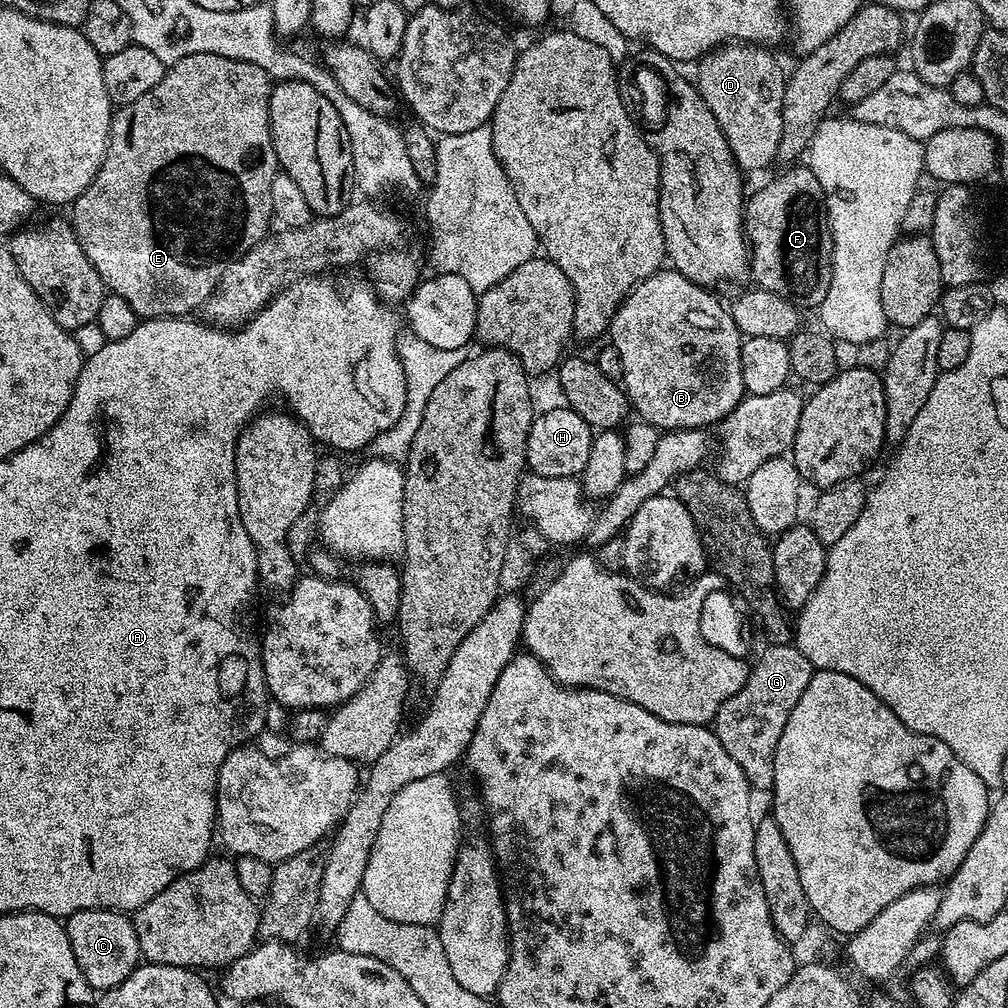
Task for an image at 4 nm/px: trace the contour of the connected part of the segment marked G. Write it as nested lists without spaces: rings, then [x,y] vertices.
[[[791,643],[786,645],[769,644],[765,652],[751,665],[746,682],[738,694],[726,698],[716,711],[714,731],[722,750],[734,758],[748,779],[749,789],[771,789],[774,782],[774,758],[782,730],[790,718],[790,710],[798,706],[802,690],[810,682],[813,674],[812,663]]]

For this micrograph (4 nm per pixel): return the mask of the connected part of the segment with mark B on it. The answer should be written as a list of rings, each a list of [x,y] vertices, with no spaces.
[[[661,270],[654,273],[653,276],[648,276],[640,284],[637,284],[624,297],[624,301],[620,303],[619,308],[616,309],[616,313],[612,315],[610,342],[618,350],[618,354],[622,358],[622,370],[624,371],[622,387],[630,401],[631,407],[635,411],[637,408],[644,415],[641,416],[643,423],[652,424],[658,430],[679,430],[682,428],[699,428],[704,430],[707,429],[707,424],[712,424],[712,426],[719,425],[724,417],[729,416],[739,406],[740,401],[746,395],[743,384],[742,364],[740,362],[742,334],[734,322],[731,311],[725,305],[723,308],[708,292],[711,291],[707,287],[690,282],[681,272]]]

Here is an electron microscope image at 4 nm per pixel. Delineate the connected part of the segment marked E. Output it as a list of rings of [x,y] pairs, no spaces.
[[[190,54],[165,71],[162,82],[154,90],[146,90],[142,98],[119,105],[112,113],[112,125],[108,131],[108,149],[96,177],[86,186],[86,190],[70,205],[70,223],[78,242],[90,258],[94,270],[102,278],[105,289],[111,295],[126,298],[140,318],[184,318],[195,308],[203,309],[211,298],[223,271],[235,259],[264,237],[269,235],[268,223],[273,223],[272,183],[278,171],[276,151],[272,141],[272,131],[268,125],[268,103],[272,93],[273,81],[265,69],[251,64],[249,60],[235,60],[218,54]]]

